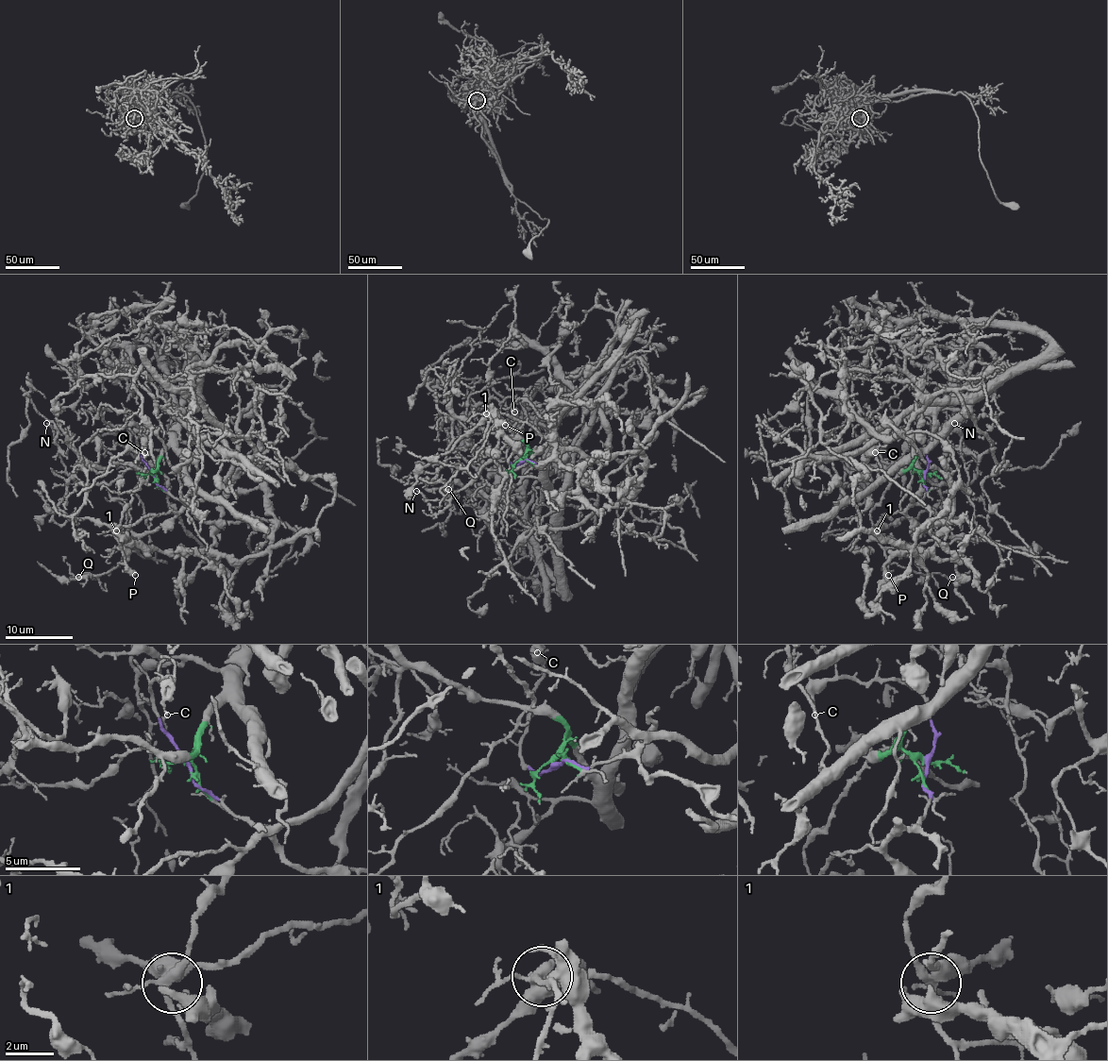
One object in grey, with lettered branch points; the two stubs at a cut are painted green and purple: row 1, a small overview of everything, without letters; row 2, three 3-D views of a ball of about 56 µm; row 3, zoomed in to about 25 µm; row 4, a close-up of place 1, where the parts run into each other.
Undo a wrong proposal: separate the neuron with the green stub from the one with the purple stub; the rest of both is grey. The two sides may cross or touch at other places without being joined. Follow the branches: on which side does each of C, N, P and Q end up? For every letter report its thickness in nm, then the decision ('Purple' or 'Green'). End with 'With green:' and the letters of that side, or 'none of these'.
C: Thickness 150 nm. Purple
N: Thickness 160 nm. Green
P: Thickness 550 nm. Green
Q: Thickness 140 nm. Green
With green: N, P, Q

